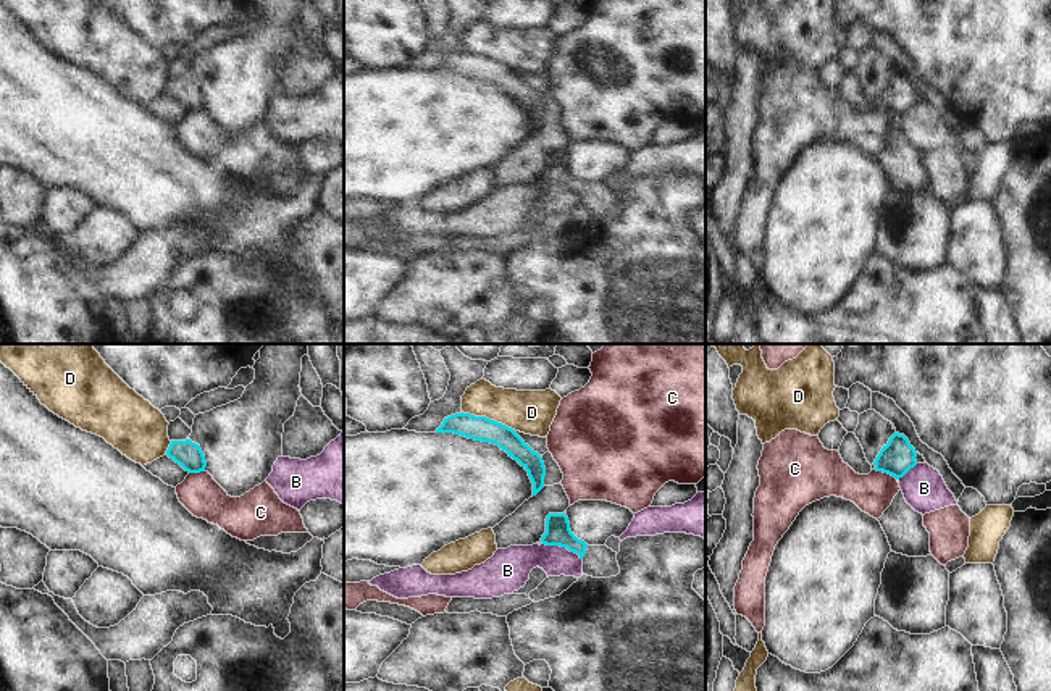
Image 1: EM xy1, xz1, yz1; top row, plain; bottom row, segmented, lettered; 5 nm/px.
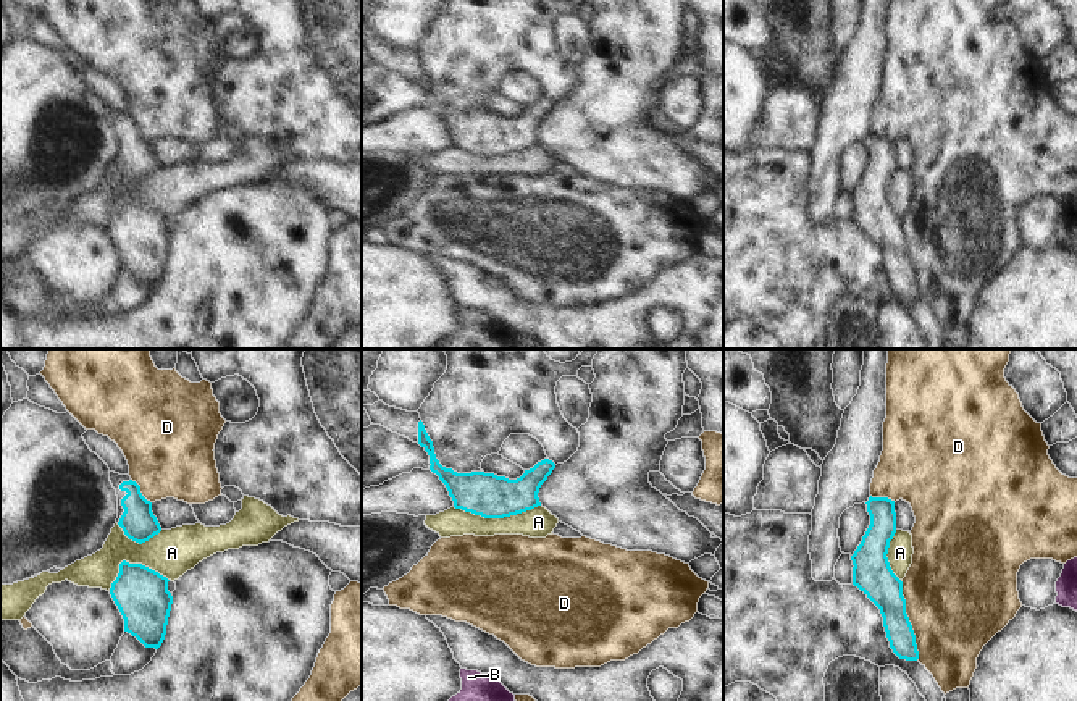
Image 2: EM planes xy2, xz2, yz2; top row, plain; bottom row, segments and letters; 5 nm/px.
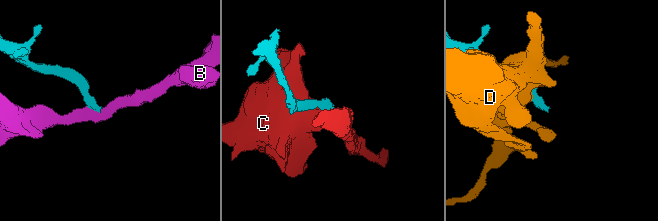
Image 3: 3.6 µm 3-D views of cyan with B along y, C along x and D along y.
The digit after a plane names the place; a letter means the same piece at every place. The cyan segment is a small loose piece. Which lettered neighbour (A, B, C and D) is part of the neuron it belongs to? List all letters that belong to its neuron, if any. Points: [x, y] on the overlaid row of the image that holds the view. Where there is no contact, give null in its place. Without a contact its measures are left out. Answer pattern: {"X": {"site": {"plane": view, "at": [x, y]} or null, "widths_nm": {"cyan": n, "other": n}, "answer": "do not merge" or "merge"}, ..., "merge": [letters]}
{"A": {"site": {"plane": "xz2", "at": [496, 517]}, "widths_nm": {"cyan": 220, "other": 150}, "answer": "do not merge"}, "B": {"site": {"plane": "xz1", "at": [562, 546]}, "widths_nm": {"cyan": 130, "other": 170}, "answer": "do not merge"}, "C": {"site": {"plane": "yz1", "at": [887, 472]}, "widths_nm": {"cyan": 170, "other": 200}, "answer": "do not merge"}, "D": {"site": {"plane": "yz2", "at": [908, 621]}, "widths_nm": {"cyan": 180, "other": 480}, "answer": "do not merge"}, "merge": []}

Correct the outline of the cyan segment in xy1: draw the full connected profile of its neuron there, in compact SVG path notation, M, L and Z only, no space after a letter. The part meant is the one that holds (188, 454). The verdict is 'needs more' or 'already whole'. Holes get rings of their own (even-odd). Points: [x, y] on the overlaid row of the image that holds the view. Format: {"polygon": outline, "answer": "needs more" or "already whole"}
{"polygon": "M191 439L171 441L166 455L189 473L205 471L207 462L199 444Z", "answer": "already whole"}

